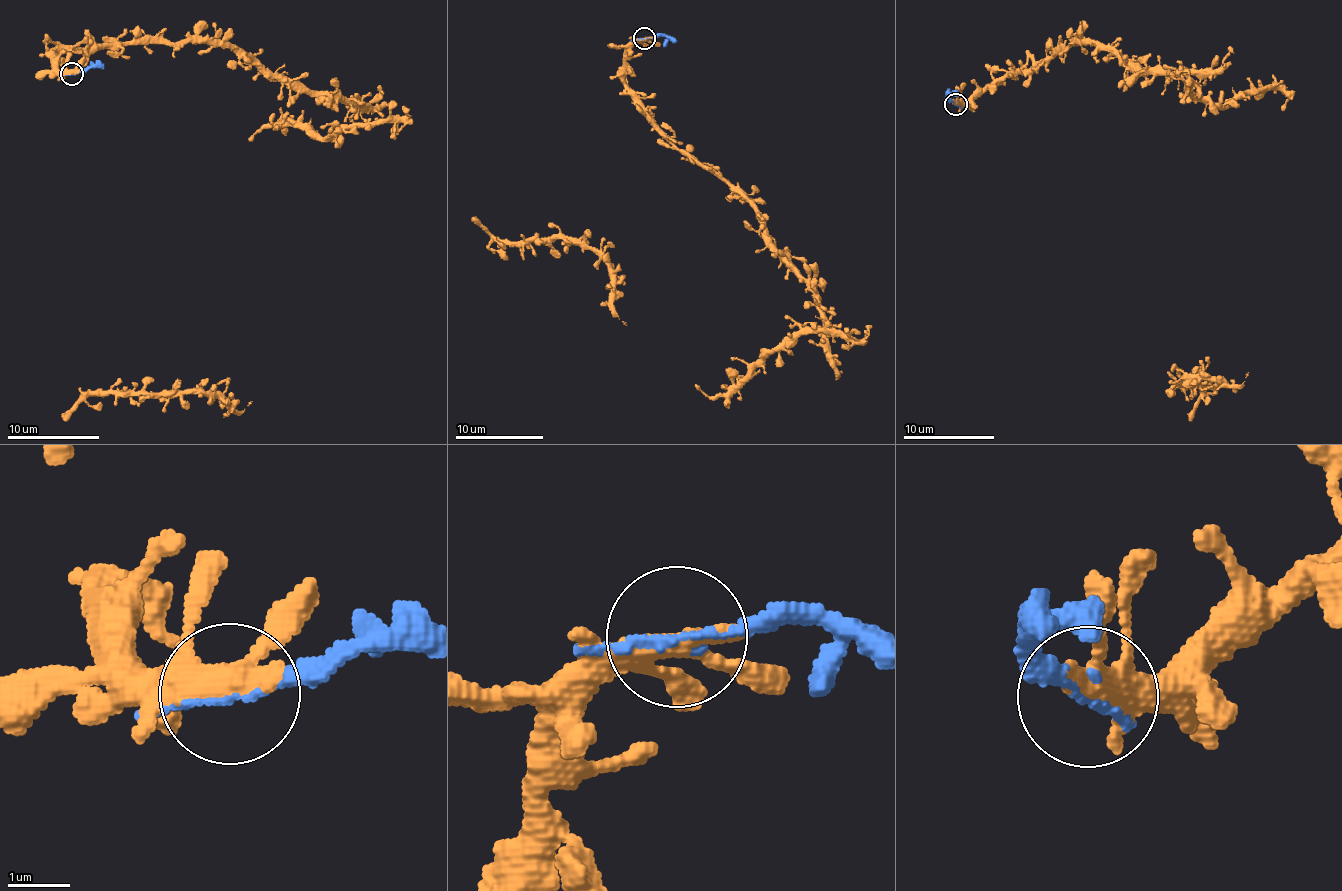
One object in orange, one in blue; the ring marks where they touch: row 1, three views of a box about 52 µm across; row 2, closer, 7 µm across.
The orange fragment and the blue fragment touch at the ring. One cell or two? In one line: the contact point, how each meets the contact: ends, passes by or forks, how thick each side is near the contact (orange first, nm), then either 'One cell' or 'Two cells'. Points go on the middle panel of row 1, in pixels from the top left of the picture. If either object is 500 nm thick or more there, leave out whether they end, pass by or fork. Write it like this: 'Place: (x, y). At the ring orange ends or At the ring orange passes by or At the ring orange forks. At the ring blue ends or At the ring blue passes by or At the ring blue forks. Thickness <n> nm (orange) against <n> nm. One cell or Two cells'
Place: (644, 38). At the ring orange passes by. At the ring blue passes by. Thickness 380 nm (orange) against 90 nm. One cell

